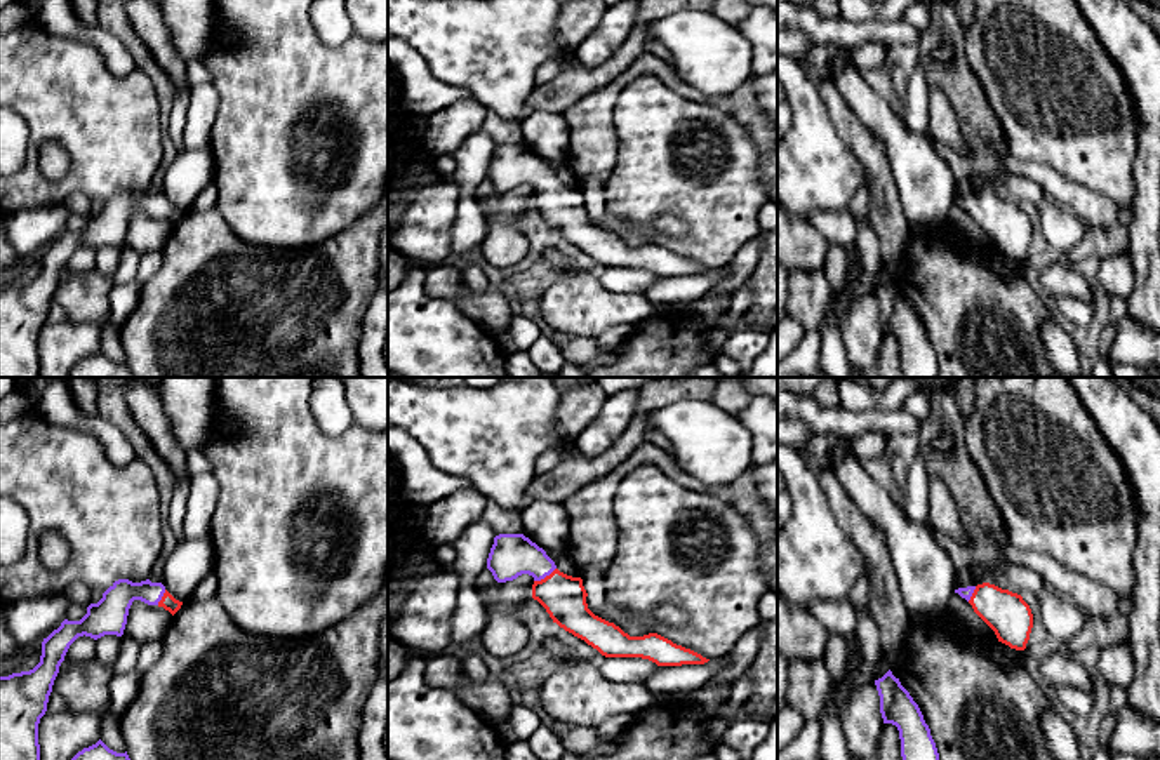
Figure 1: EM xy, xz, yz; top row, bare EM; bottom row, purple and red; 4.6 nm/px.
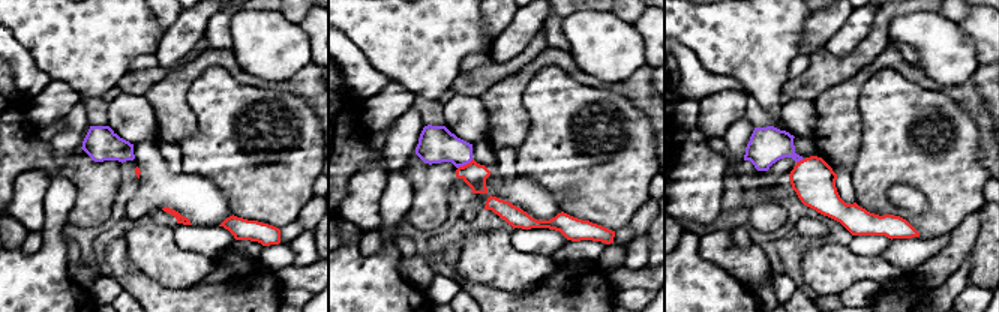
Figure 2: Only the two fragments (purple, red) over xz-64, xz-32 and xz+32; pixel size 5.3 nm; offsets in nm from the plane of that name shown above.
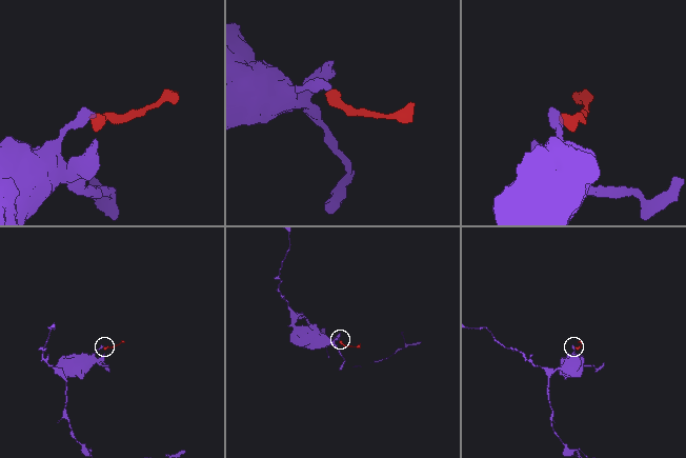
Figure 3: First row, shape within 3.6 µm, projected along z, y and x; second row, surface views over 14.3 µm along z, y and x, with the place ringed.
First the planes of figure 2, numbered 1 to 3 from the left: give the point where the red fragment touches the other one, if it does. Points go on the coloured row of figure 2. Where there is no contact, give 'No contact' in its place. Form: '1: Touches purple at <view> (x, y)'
1: No contact
2: Touches purple at xz-32 (465, 164)
3: Touches purple at xz+32 (800, 159)

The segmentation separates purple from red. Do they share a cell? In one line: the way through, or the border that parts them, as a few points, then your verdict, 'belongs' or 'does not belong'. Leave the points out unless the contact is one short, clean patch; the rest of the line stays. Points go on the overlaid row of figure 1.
runs through xz (512, 555), (526, 557), (545, 576), (564, 597); belongs

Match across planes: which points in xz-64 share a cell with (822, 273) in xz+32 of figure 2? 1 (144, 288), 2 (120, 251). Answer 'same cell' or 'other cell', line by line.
1: other cell
2: other cell

